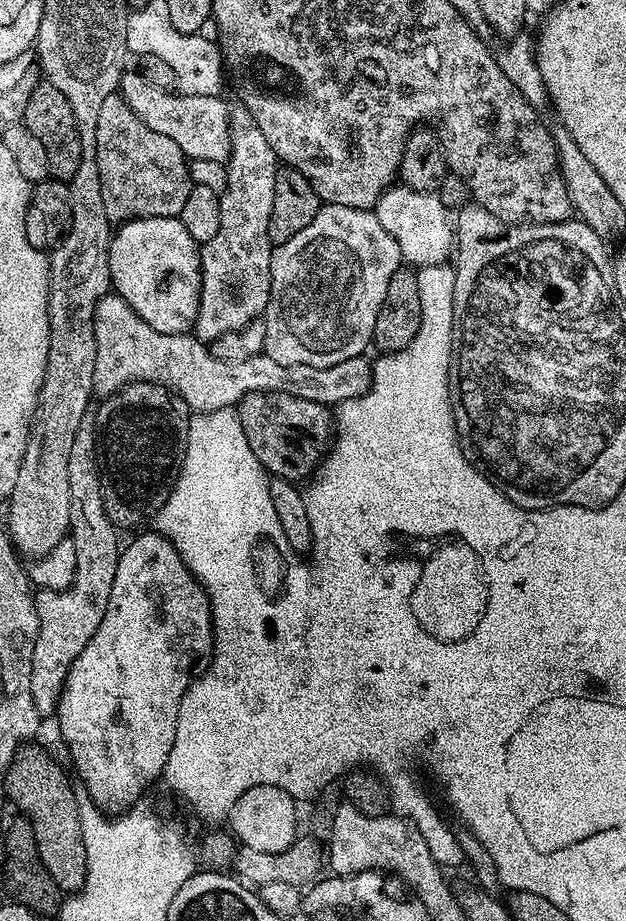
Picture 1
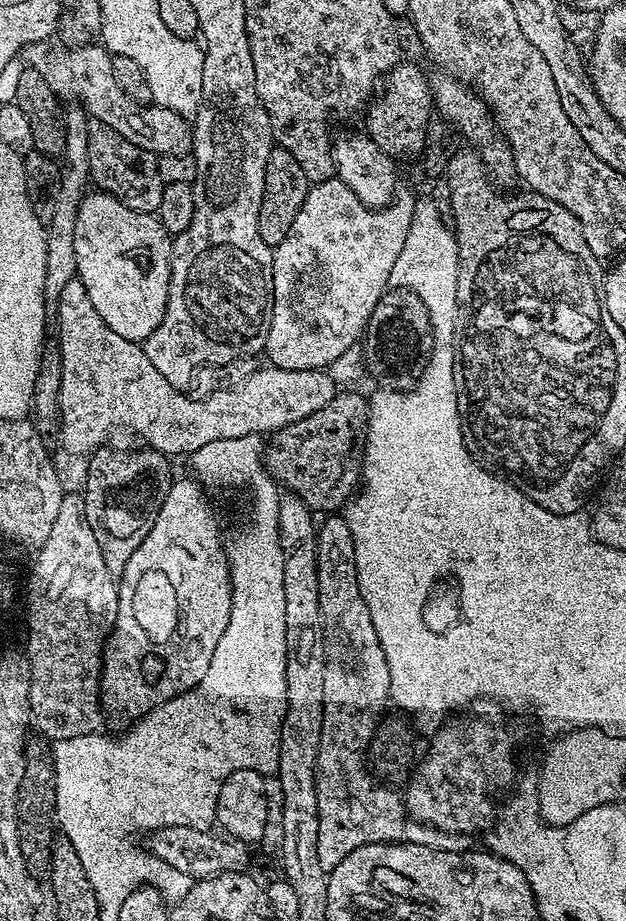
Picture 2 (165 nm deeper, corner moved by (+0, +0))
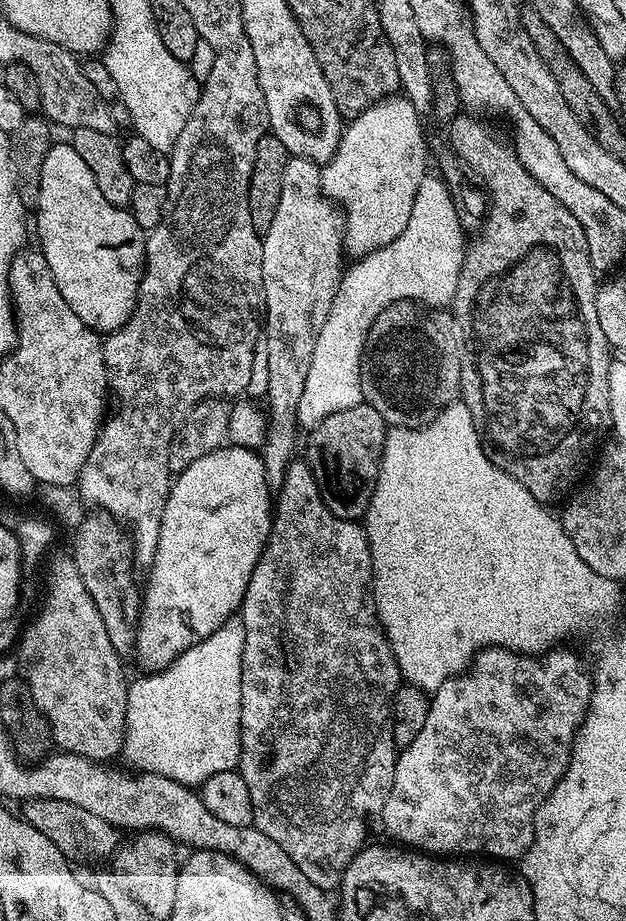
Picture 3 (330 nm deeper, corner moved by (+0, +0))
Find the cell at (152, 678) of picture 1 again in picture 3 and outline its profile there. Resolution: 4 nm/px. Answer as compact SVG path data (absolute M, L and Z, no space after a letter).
M221 446L210 454L198 458L191 466L186 466L171 481L166 498L166 510L162 510L162 530L158 530L158 546L154 550L151 568L147 569L148 586L142 590L142 603L140 606L140 622L136 626L136 654L135 659L149 673L159 672L173 664L182 653L190 650L198 642L208 640L214 630L218 630L227 620L233 619L239 613L240 603L244 601L246 586L250 582L250 574L254 574L254 566L260 561L264 552L264 544L272 532L272 517L274 515L274 496L266 482L264 461L259 451L250 448L237 448L235 446Z

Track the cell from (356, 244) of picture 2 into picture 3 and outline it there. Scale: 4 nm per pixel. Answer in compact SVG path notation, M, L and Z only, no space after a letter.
M393 94L384 97L383 100L377 100L369 103L368 107L357 111L357 116L347 121L344 133L340 135L338 150L334 154L334 158L329 160L327 164L320 168L320 185L325 196L332 201L333 204L339 206L344 213L344 250L349 257L363 258L369 256L371 252L378 251L382 246L386 246L390 242L394 242L394 238L398 238L398 234L402 234L402 230L406 230L406 222L410 222L410 210L414 208L414 194L418 194L418 186L422 186L422 178L429 171L428 168L428 144L424 141L424 128L422 125L422 117L414 110L414 106L410 106L410 102L403 94Z

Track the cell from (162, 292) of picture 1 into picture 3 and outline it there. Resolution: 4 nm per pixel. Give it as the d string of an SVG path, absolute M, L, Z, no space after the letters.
M53 142L43 159L41 170L40 230L44 236L47 255L46 266L54 274L54 286L62 290L62 298L86 322L86 326L97 334L116 332L130 318L138 298L138 286L144 273L145 229L134 222L131 211L119 204L106 202L98 182L94 182L94 173L78 150L70 142Z

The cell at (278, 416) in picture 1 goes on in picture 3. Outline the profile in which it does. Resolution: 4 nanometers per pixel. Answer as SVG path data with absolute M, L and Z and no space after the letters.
M363 402L350 406L350 410L338 410L338 414L330 414L330 418L322 418L322 422L318 422L316 427L307 433L308 449L305 452L303 449L303 459L308 461L310 470L318 482L322 502L338 518L359 521L368 511L370 498L378 482L385 435L386 425L382 414L378 414L374 406Z

